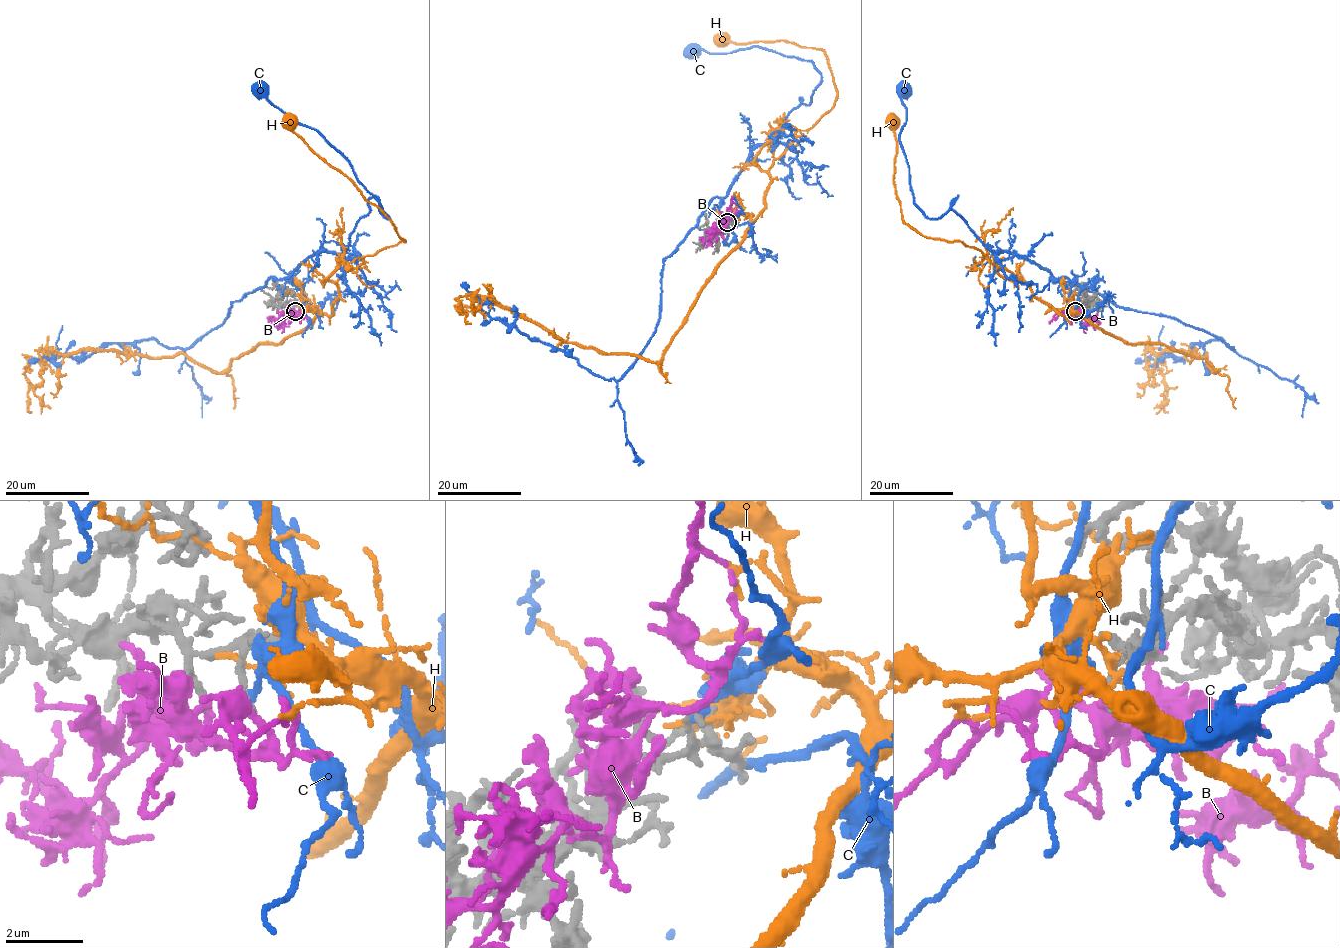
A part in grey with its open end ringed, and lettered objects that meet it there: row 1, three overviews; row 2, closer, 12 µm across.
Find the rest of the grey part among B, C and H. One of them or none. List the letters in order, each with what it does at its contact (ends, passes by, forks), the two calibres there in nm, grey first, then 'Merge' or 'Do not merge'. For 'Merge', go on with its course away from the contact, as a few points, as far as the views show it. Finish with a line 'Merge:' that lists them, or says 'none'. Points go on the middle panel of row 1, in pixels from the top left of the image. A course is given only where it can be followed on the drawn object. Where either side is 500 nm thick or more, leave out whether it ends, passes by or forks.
B: It ends there. Thickness 190 nm (grey) against 190 nm. Merge. Its course: (726, 222), (723, 230), (718, 231), (707, 245), (713, 246)
C: It ends there. Thickness 160 nm (grey) against 150 nm. Do not merge
H: It ends there. Thickness 140 nm (grey) against 120 nm. Do not merge
Merge: B

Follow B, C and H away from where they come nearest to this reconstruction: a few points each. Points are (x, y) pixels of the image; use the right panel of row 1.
B: (1075, 312), (1083, 312), (1089, 322), (1095, 319), (1099, 324)
C: (1073, 312), (1076, 276), (1059, 282), (993, 253), (950, 205), (957, 196), (938, 218), (913, 199), (902, 91)
H: (1073, 307), (1214, 373), (1206, 353), (1153, 348), (1164, 386), (1154, 408)

